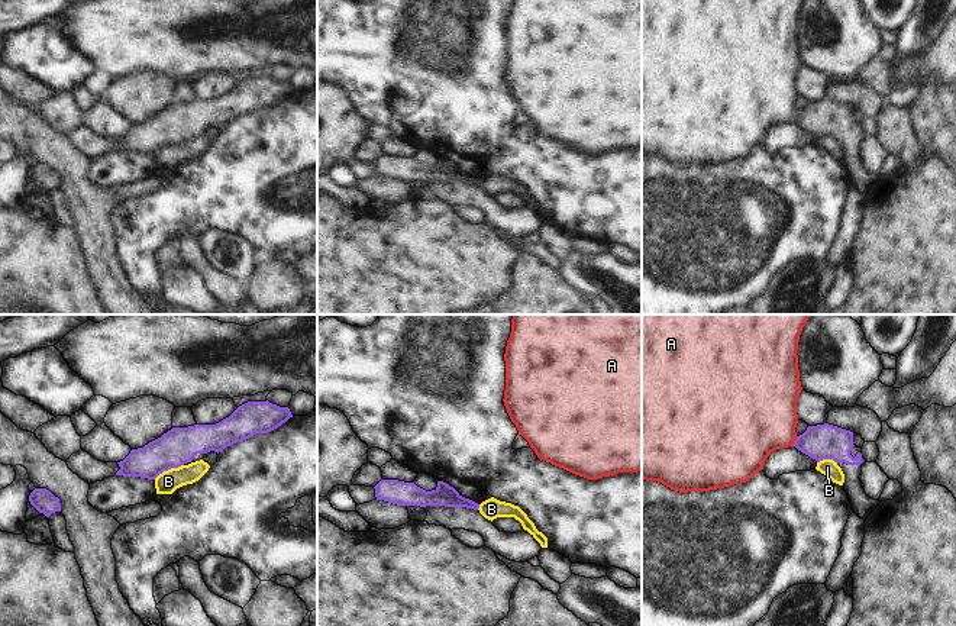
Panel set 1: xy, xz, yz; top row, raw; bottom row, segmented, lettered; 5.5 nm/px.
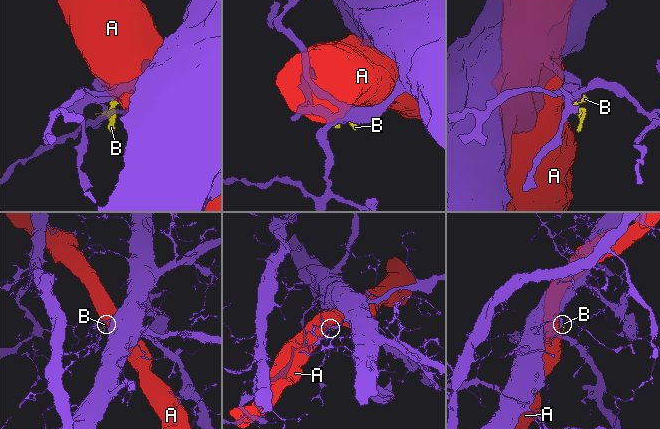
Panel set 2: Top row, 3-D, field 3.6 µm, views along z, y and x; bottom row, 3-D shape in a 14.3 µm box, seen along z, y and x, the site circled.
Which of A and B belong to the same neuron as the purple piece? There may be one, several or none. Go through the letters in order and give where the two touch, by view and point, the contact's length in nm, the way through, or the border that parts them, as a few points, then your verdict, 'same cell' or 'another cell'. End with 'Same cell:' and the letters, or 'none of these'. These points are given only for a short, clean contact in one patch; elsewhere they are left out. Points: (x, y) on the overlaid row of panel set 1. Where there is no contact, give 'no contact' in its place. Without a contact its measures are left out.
A: contact yz (795, 441); length 60 nm; another cell
B: contact xy (168, 468); length 190 nm; border xy (183, 464), (164, 470), (154, 478); another cell
Same cell: none of these

